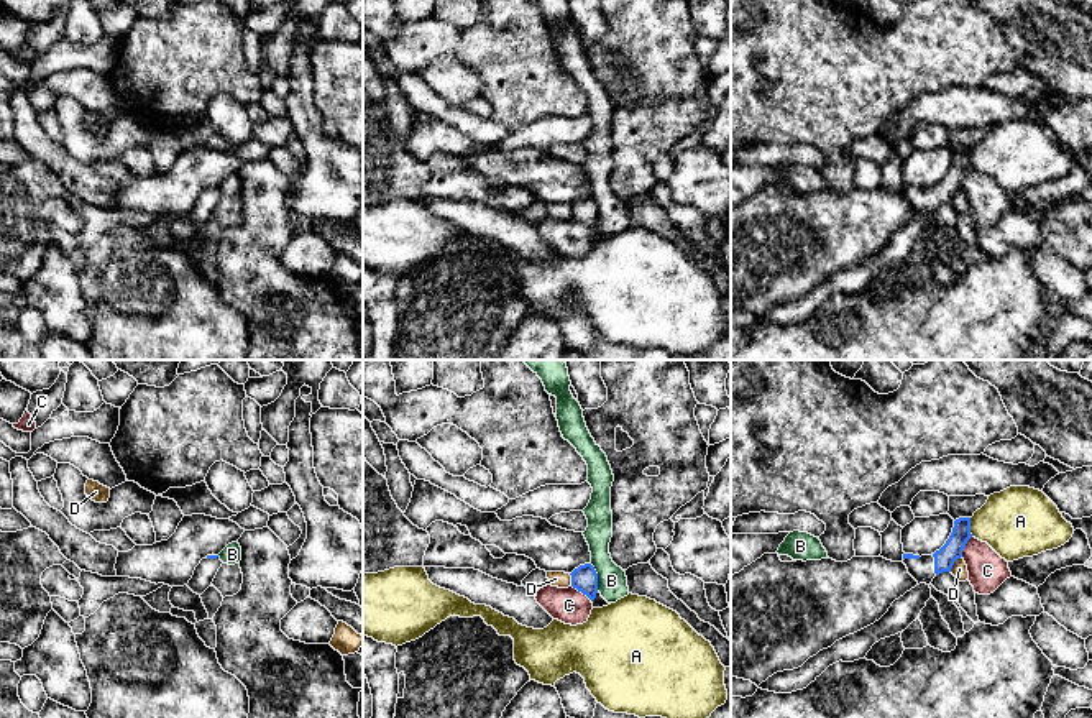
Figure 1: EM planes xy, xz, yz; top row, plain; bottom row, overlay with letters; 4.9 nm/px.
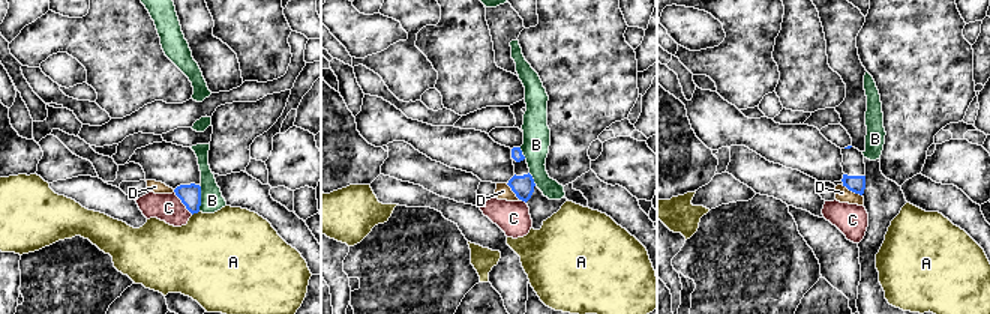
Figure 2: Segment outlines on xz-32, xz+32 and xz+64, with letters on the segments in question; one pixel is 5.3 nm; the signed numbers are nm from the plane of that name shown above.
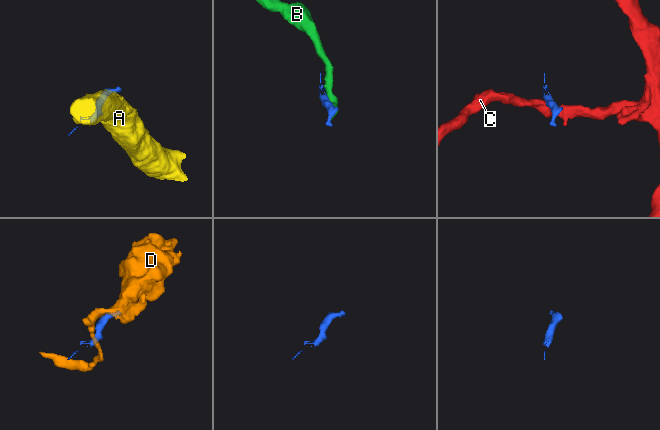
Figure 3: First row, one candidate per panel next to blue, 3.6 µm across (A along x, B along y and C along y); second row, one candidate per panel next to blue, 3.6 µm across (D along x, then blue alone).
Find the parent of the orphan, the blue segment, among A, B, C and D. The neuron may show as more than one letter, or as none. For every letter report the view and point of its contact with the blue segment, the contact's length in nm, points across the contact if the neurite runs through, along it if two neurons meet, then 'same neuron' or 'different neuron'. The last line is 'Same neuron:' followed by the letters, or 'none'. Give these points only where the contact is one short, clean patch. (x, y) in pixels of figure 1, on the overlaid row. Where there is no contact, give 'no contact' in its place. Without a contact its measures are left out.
A: yz (969, 528) | 100 nm | along yz (969, 518), (969, 533), (972, 536) | different neuron
B: xz (596, 577) | 140 nm | different neuron
C: xz (582, 592) | 130 nm | along xz (572, 585), (591, 600) | different neuron
D: yz (953, 564) | 100 nm | along yz (961, 556), (949, 570) | different neuron
Same neuron: none

